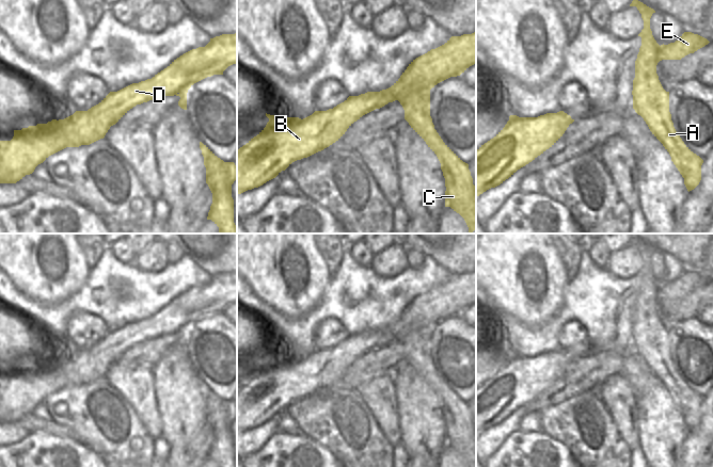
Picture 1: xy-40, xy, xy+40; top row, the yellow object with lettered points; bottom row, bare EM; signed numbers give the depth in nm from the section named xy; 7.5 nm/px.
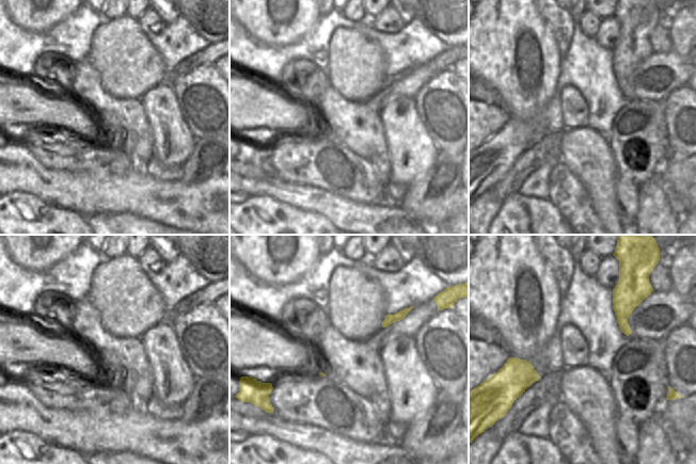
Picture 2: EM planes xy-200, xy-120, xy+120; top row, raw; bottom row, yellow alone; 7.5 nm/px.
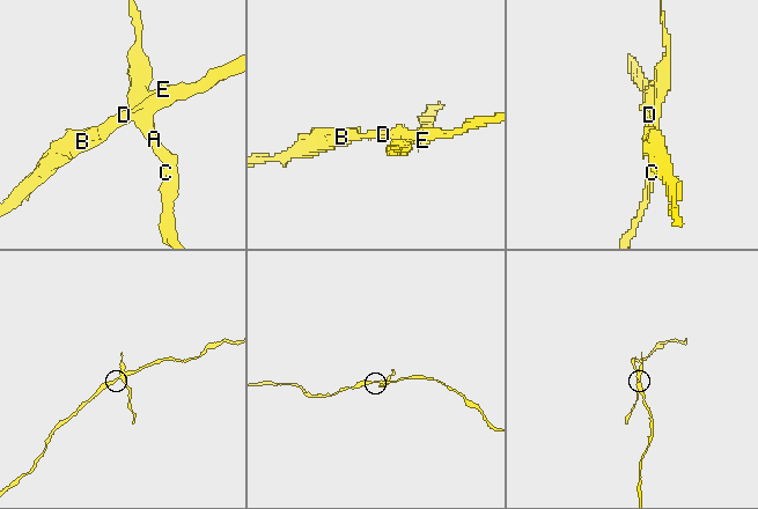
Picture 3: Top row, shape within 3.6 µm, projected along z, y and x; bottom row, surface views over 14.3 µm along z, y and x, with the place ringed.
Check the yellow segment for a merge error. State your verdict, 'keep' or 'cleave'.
cleave

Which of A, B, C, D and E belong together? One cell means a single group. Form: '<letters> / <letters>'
A C / B D E

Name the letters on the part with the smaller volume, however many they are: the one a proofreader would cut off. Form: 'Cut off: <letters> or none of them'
Cut off: A, C

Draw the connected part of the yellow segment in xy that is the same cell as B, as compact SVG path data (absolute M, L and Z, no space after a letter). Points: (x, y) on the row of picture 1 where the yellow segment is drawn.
M476 32L451 36L444 45L413 60L400 78L386 90L349 96L333 109L315 111L303 119L266 113L269 118L266 127L237 151L237 194L263 186L285 171L292 162L329 147L338 141L347 129L363 115L398 100L410 92L431 90L450 77L460 76L474 64L476 64Z

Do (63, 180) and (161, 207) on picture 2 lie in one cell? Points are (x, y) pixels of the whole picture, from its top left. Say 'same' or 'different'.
same

